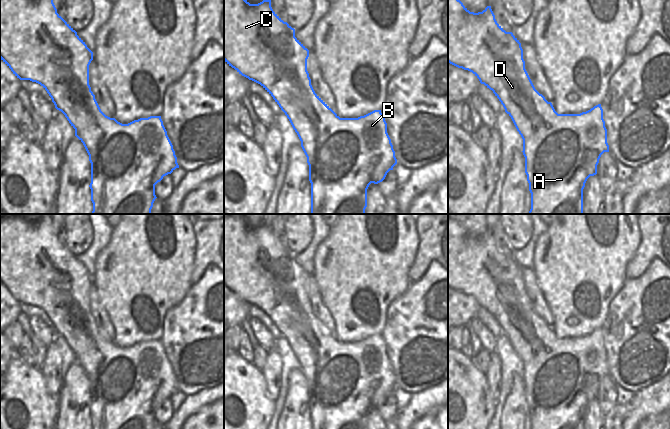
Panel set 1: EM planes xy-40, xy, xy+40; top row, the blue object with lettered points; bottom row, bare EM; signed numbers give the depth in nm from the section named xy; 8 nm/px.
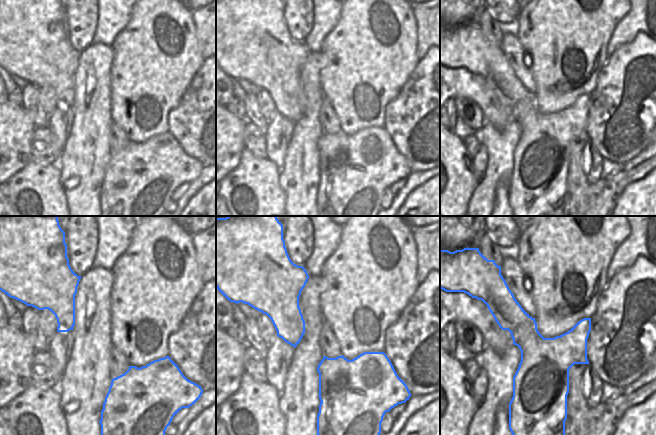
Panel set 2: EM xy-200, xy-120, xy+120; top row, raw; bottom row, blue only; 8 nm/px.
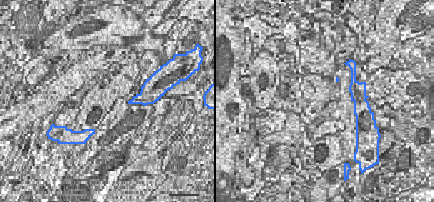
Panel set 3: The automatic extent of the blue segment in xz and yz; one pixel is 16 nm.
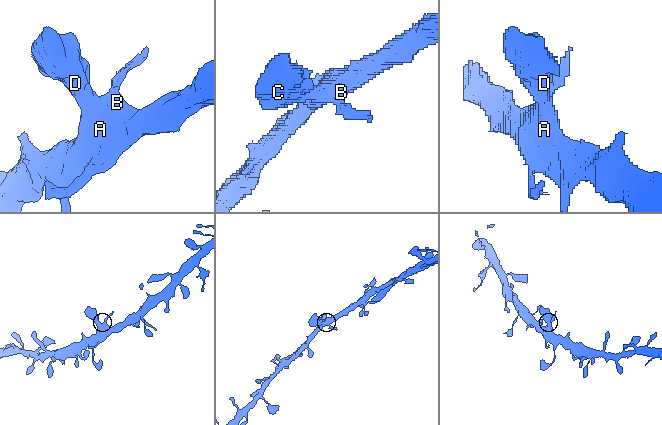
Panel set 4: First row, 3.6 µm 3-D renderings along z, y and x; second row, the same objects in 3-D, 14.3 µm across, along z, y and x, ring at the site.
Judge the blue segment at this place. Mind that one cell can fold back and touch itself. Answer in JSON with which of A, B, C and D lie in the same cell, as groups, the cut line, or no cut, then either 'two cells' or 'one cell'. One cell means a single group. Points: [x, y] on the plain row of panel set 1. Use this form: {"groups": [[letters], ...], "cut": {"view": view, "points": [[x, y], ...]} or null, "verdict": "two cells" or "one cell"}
{"groups": [["A", "B", "C", "D"]], "cut": null, "verdict": "one cell"}

